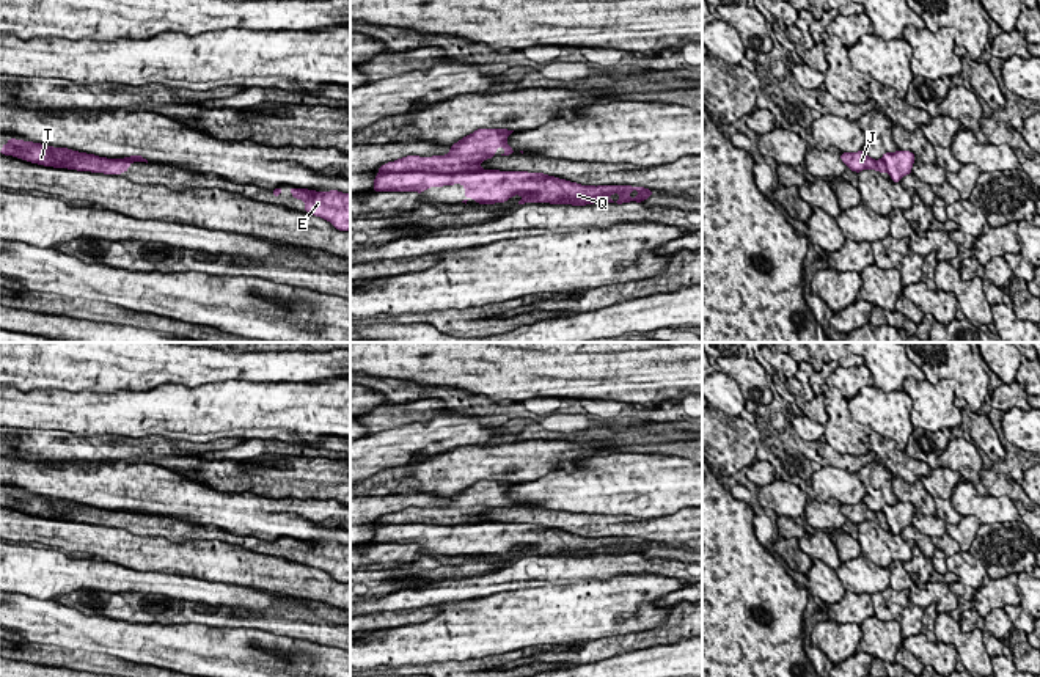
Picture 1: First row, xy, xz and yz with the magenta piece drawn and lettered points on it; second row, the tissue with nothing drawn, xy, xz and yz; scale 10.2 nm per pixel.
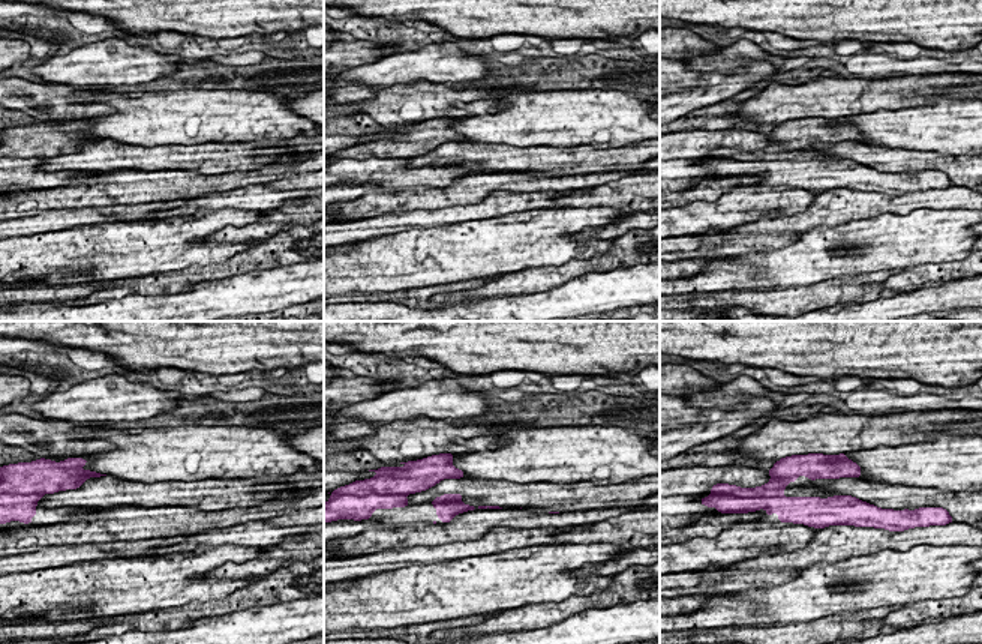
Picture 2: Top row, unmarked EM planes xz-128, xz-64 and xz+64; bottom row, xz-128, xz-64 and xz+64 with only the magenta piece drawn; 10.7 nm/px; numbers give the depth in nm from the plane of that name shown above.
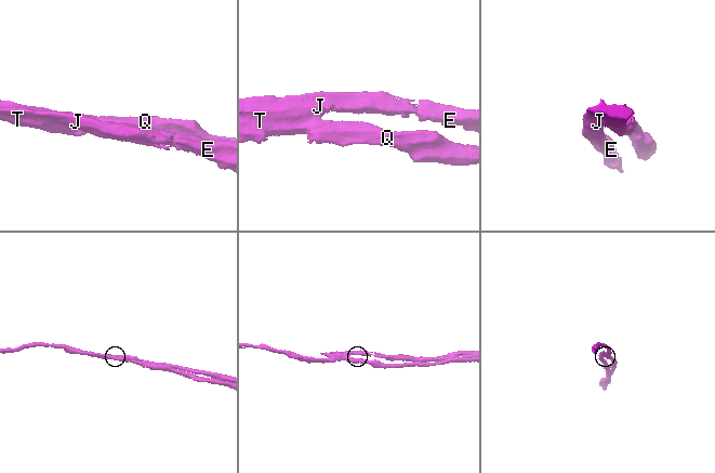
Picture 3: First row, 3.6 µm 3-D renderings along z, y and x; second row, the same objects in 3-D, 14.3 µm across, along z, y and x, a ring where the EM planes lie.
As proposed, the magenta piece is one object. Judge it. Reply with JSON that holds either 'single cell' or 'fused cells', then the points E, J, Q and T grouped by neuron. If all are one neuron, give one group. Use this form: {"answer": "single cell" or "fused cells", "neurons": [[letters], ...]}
{"answer": "fused cells", "neurons": [["E", "J", "T"], ["Q"]]}

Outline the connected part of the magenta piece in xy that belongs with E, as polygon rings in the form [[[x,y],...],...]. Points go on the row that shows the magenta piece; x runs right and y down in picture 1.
[[[289,188],[295,199],[305,201],[305,212],[328,220],[339,231],[350,229],[350,193]]]

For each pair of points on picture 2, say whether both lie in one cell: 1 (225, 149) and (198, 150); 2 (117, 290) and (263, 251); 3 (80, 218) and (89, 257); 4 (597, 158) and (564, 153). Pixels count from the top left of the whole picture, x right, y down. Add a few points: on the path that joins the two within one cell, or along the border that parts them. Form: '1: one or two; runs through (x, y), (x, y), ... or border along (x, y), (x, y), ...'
1: one; runs through (219, 150), (204, 150)
2: one; runs through (153, 284), (182, 281), (194, 273), (227, 269)
3: two; border along (116, 221), (75, 225), (47, 233)
4: one; runs through (589, 158), (571, 156)

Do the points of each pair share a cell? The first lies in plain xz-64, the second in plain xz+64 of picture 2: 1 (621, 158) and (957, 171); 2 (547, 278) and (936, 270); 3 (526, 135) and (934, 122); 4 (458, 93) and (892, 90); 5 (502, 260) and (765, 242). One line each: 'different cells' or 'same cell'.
1: same cell
2: same cell
3: same cell
4: same cell
5: different cells

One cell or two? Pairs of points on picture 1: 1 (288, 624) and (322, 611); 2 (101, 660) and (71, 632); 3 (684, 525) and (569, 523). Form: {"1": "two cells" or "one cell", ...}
{"1": "two cells", "2": "two cells", "3": "one cell"}

